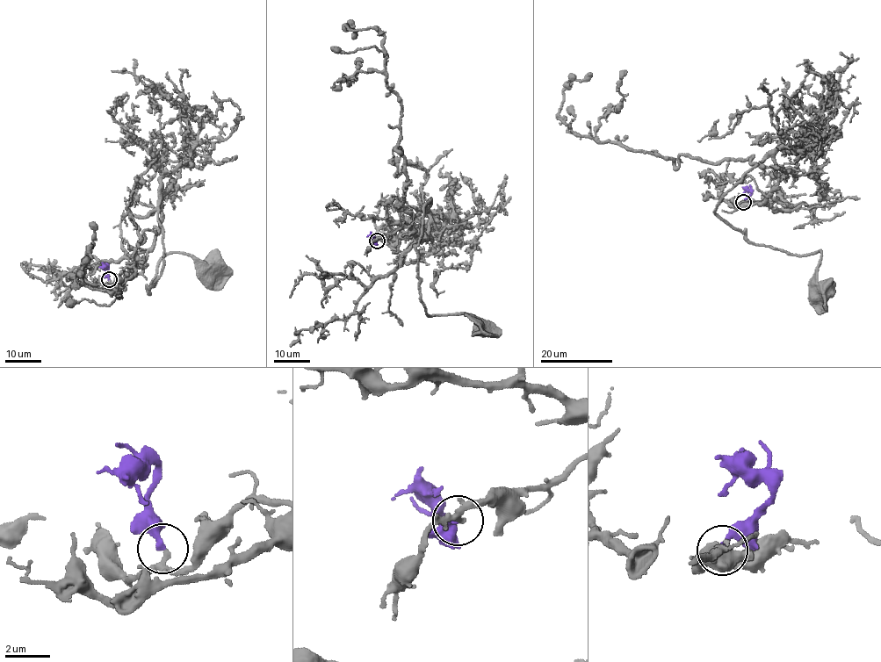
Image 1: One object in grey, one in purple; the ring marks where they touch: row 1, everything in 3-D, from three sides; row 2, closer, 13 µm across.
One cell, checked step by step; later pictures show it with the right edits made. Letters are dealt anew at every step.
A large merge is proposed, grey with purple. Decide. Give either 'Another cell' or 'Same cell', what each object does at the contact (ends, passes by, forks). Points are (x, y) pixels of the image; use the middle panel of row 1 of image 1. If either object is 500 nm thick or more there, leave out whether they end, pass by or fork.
Same cell. At the ring grey passes by. At the ring purple ends

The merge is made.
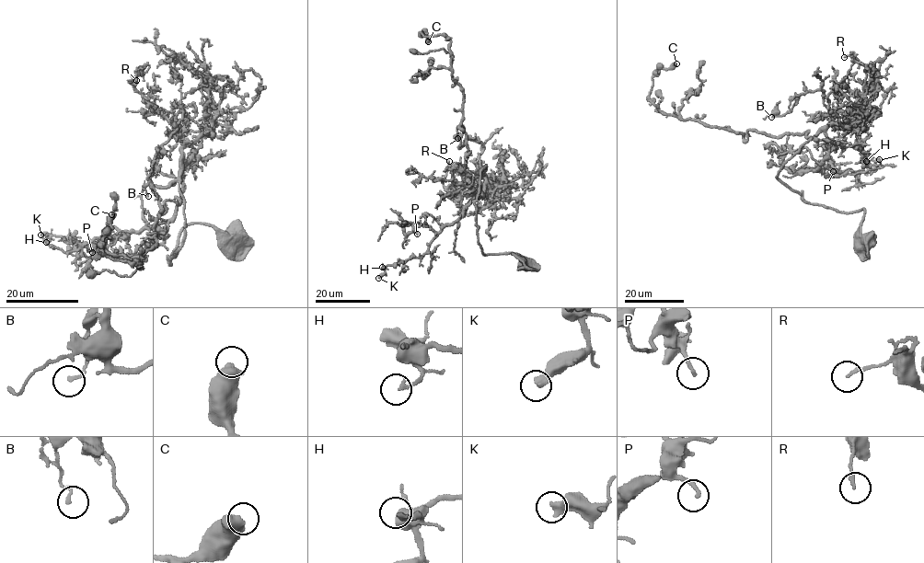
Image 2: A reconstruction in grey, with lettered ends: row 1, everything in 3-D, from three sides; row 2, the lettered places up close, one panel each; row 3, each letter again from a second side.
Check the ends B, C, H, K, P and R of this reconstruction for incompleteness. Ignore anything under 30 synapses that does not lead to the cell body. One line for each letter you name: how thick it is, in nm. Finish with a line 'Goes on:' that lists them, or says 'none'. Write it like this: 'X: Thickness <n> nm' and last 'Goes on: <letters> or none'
Goes on: none

